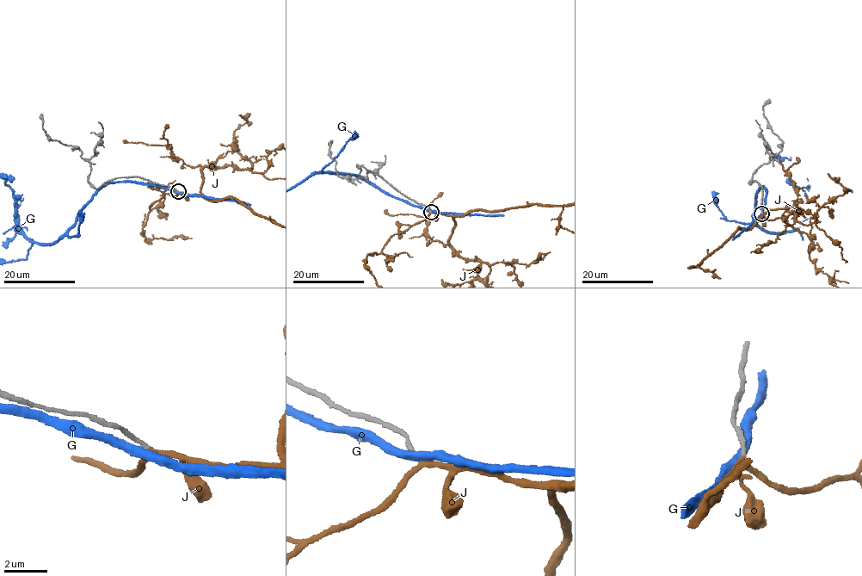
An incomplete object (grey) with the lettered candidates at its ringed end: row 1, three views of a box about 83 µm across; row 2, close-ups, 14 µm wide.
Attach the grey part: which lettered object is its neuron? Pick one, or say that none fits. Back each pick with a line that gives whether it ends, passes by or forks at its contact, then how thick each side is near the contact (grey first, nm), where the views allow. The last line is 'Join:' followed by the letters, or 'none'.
J: it passes by | 200/240 nm
Join: J

